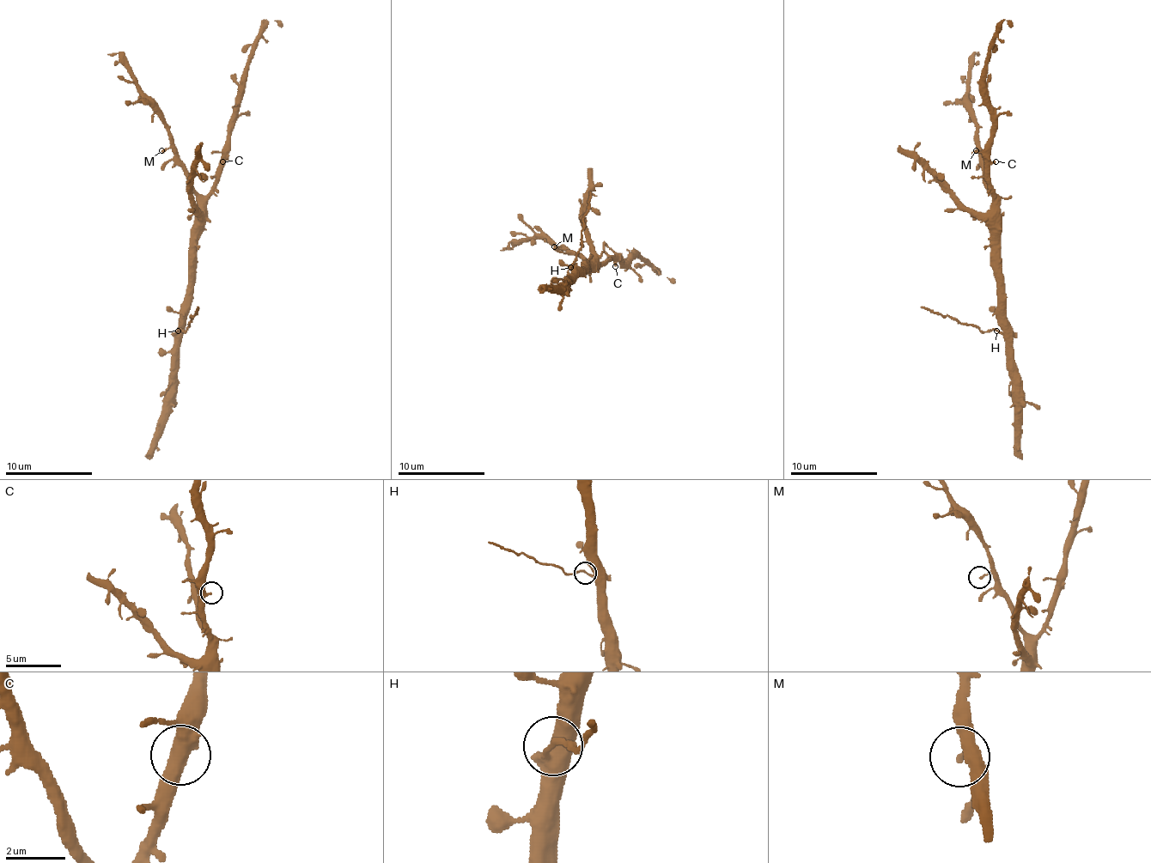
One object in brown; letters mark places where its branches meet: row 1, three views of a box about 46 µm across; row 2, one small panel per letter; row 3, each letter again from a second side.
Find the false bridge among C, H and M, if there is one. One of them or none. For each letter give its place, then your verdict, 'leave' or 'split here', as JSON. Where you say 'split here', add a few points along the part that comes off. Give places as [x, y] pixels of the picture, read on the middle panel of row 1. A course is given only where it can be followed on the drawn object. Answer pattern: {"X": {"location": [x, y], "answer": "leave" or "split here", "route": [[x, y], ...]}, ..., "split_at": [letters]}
{"C": {"location": [615, 266], "answer": "leave"}, "H": {"location": [570, 267], "answer": "split here", "route": [[569, 268], [581, 246], [581, 231], [591, 191]]}, "M": {"location": [554, 246], "answer": "leave"}, "split_at": ["H"]}

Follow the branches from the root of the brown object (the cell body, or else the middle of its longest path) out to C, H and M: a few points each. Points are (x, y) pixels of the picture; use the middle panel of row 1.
C: (587, 270), (596, 270), (609, 259), (615, 266)
H: (587, 270), (574, 270), (569, 275), (568, 272), (569, 268)
M: (587, 270), (589, 266), (578, 255), (569, 255), (563, 248), (554, 246)

